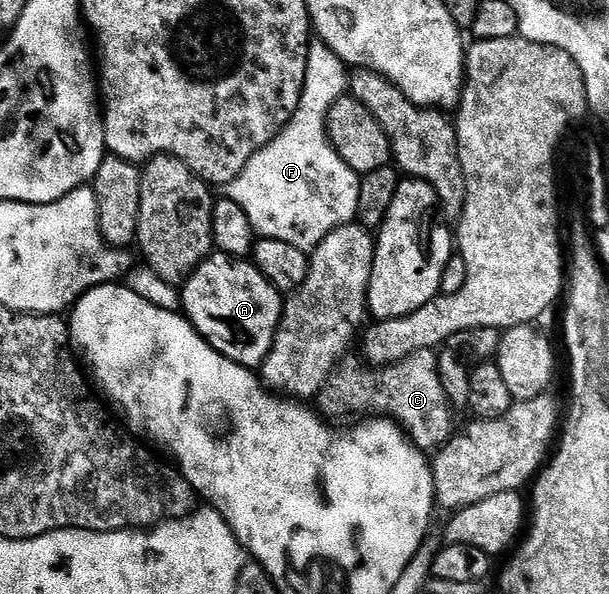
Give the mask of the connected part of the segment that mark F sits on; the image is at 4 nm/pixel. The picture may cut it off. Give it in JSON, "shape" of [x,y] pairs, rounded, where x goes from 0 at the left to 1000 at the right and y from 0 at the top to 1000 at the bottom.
{"shape":[[[509,72],[504,98],[501,143],[491,165],[491,178],[473,209],[456,222],[450,236],[432,246],[399,279],[399,286],[366,323],[401,354],[417,392],[437,404],[463,404],[486,418],[512,421],[534,397],[553,382],[578,377],[588,369],[589,330],[594,298],[573,285],[547,251],[537,224],[537,200],[544,178],[570,155],[570,109],[535,74]]]}

